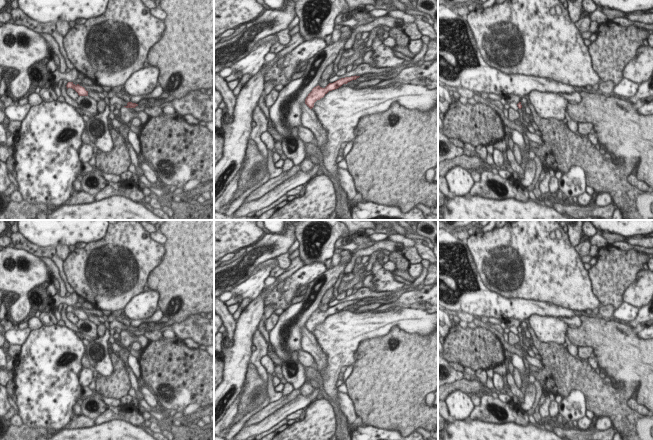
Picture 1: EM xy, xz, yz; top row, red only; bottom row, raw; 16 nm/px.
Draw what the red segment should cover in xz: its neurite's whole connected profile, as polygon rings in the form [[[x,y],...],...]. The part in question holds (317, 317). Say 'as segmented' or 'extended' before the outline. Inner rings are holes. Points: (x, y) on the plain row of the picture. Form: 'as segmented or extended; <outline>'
as segmented; [[[351,300],[351,301],[345,301],[341,302],[333,307],[329,307],[325,312],[320,311],[319,309],[314,311],[312,315],[308,318],[308,320],[305,323],[305,328],[312,333],[314,331],[314,327],[317,324],[320,324],[323,322],[329,315],[338,313],[343,308],[347,308],[348,306],[352,304],[356,304],[360,300]]]

